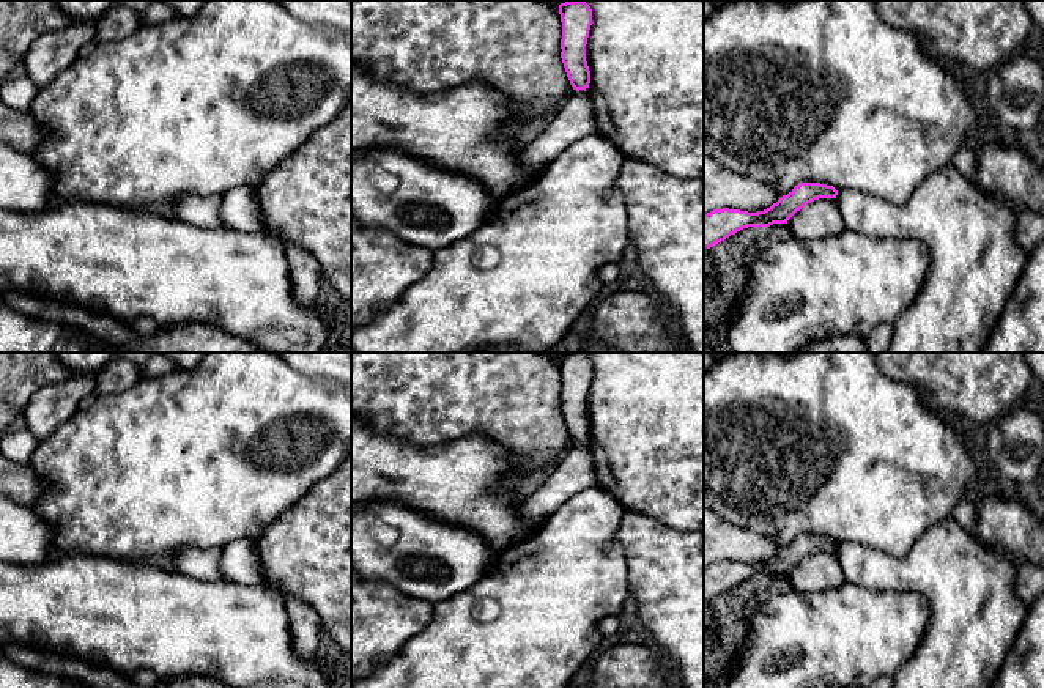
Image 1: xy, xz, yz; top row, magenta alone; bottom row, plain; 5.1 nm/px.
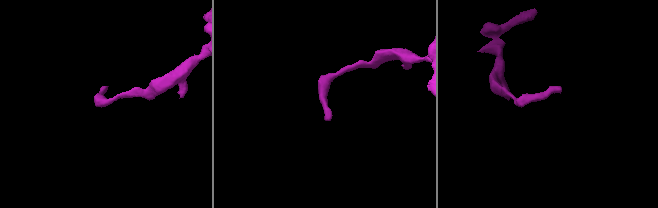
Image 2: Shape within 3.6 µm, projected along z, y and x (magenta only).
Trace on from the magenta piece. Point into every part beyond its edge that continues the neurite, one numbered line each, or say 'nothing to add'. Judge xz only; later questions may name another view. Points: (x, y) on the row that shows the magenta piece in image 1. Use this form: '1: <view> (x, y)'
nothing to add

